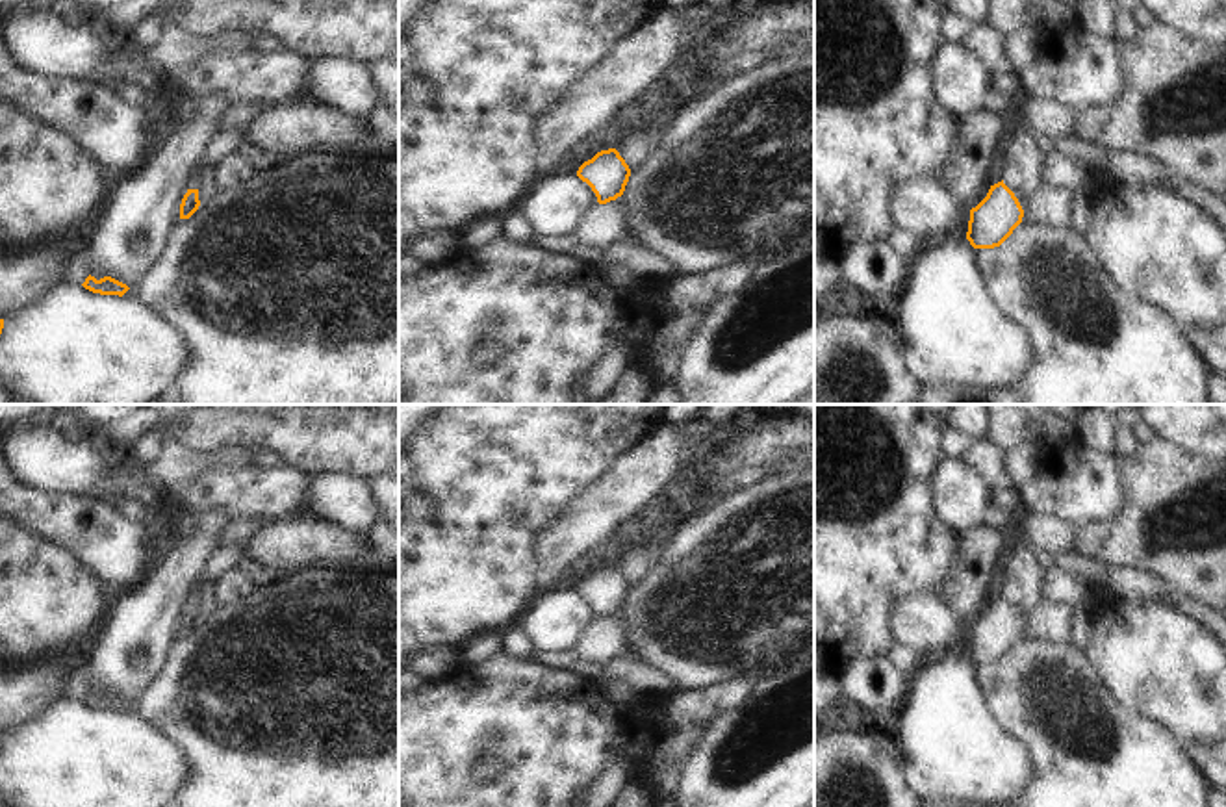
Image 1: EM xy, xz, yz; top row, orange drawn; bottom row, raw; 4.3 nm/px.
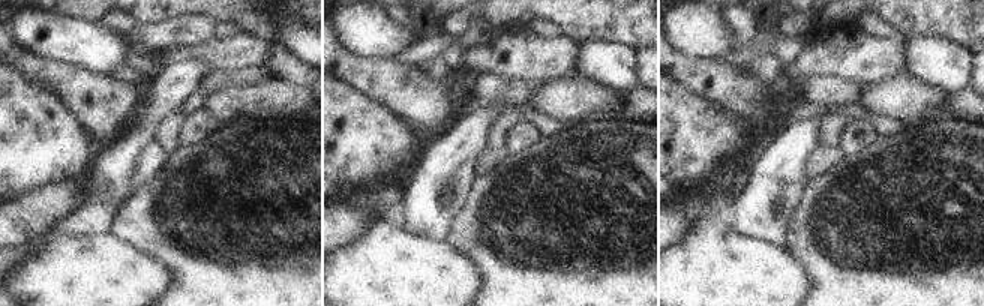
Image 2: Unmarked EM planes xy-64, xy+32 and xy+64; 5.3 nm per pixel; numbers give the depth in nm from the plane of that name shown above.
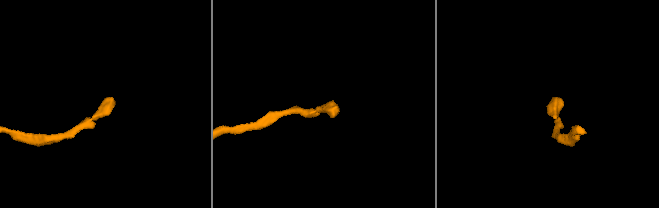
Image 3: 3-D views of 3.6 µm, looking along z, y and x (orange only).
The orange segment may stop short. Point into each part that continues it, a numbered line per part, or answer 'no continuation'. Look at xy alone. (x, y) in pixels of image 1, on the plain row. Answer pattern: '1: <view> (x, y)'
1: xy (225, 557)

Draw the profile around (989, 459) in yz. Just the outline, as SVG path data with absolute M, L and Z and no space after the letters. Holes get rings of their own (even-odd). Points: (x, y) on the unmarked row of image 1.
M992 440L974 442L961 458L976 468L994 488L1011 486L1005 469L1007 451Z

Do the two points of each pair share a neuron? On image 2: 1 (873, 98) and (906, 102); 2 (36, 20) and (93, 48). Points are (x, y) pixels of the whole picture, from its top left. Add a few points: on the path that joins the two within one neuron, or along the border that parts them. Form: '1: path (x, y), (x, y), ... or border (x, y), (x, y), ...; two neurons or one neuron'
1: path (881, 98), (899, 98); one neuron
2: path (50, 30), (59, 38), (80, 42); one neuron

